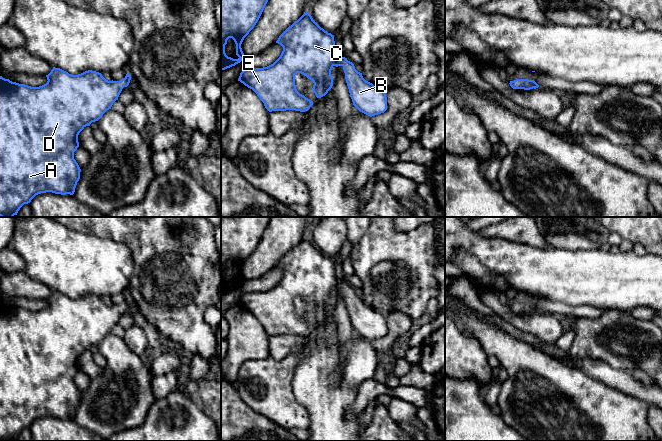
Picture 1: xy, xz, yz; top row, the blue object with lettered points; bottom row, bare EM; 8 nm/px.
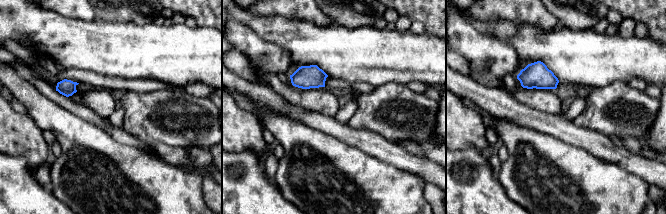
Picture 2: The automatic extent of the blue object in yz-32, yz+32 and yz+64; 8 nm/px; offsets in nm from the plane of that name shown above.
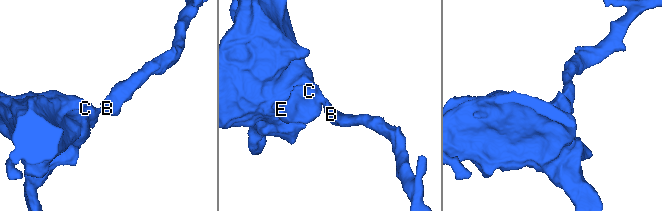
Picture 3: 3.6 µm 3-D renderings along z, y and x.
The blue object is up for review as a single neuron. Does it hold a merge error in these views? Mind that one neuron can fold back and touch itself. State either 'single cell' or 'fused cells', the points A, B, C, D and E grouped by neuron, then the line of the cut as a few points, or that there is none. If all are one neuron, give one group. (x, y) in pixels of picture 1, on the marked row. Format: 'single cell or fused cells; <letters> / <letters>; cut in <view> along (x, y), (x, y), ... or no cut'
single cell; A B C D E; no cut

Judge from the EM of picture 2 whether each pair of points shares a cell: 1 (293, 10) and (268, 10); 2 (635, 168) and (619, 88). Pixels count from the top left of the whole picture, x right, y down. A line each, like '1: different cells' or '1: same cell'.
1: same cell
2: different cells

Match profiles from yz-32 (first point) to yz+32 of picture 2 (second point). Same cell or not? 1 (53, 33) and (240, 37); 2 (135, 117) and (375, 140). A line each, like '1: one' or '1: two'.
1: two
2: two

